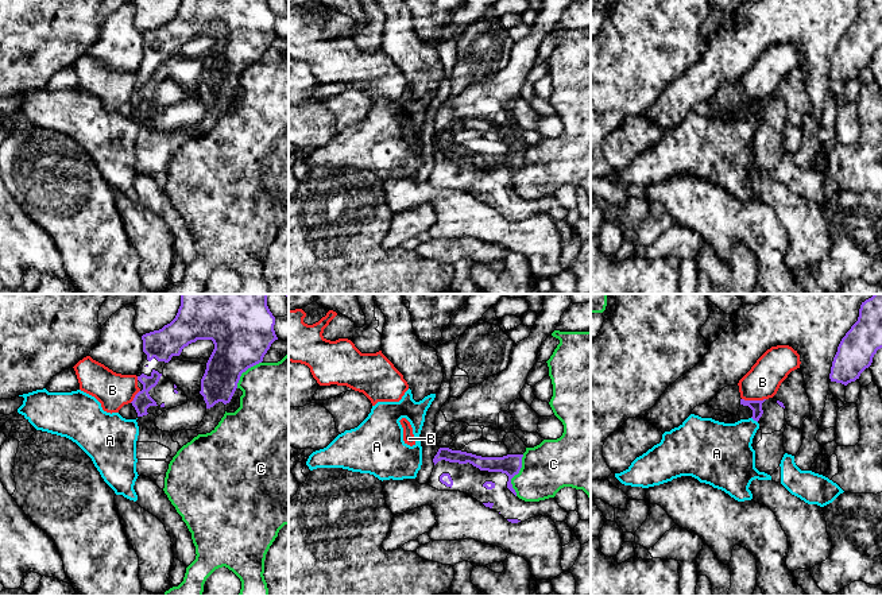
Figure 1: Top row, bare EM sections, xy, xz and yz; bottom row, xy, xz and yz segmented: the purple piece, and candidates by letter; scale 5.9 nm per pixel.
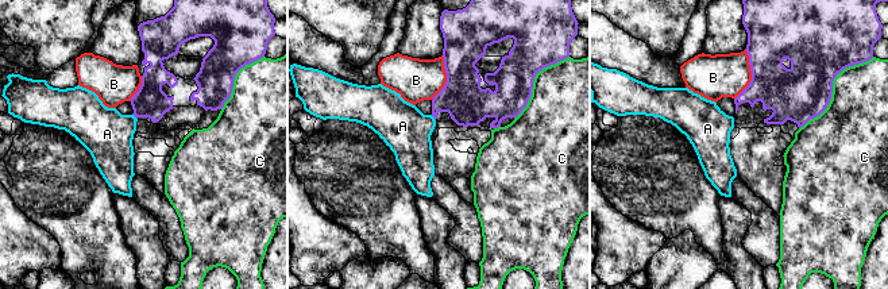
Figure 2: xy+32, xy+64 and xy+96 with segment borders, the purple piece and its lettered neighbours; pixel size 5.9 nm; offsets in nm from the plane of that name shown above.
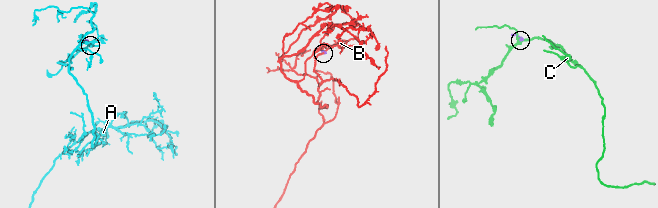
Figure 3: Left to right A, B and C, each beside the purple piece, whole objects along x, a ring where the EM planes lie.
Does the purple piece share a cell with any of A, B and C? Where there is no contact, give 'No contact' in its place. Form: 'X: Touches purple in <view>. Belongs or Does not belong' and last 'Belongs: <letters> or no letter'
A: Touches purple in yz. Does not belong
B: Touches purple in yz. Does not belong
C: Touches purple in xz. Does not belong
Belongs: no letter

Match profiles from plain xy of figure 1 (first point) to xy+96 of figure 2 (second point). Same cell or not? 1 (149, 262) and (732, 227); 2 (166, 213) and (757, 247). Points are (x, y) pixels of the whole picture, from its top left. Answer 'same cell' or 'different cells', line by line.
1: same cell
2: same cell

